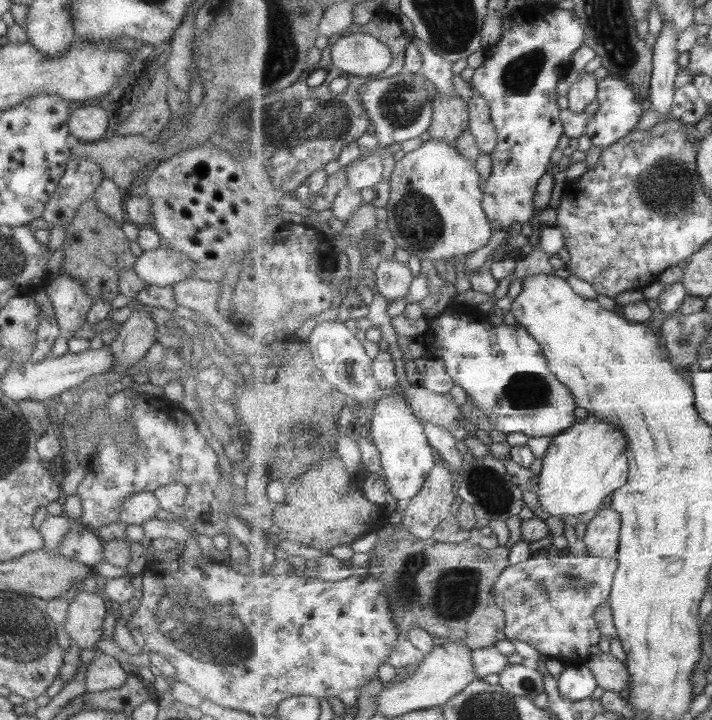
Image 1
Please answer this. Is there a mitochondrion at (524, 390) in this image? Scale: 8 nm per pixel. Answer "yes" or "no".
yes

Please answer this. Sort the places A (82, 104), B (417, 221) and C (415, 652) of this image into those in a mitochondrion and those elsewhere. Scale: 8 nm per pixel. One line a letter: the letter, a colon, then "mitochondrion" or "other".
A: other
B: mitochondrion
C: other

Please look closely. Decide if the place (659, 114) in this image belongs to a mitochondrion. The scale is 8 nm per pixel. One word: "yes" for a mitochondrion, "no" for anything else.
no

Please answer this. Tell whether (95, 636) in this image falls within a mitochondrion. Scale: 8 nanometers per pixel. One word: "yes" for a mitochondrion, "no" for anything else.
no

